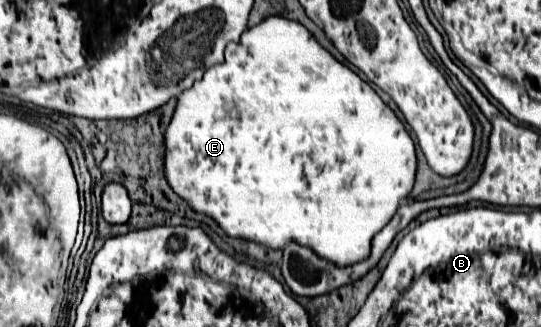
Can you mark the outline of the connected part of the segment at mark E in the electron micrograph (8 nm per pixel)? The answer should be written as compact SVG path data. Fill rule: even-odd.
M267 16L253 28L247 28L241 34L239 44L237 42L227 44L223 64L215 64L209 70L205 70L199 82L195 82L189 90L183 90L177 96L173 118L165 128L163 172L171 190L179 198L183 198L195 212L213 218L215 224L229 238L257 242L273 250L283 250L289 242L297 242L301 246L311 248L319 258L335 262L337 266L343 268L369 258L373 236L393 218L399 204L408 201L407 196L411 194L415 184L417 154L415 154L415 144L409 132L405 130L403 122L395 116L395 112L379 98L379 94L367 82L363 82L349 66L341 64L335 56L331 56L303 24L283 16Z

